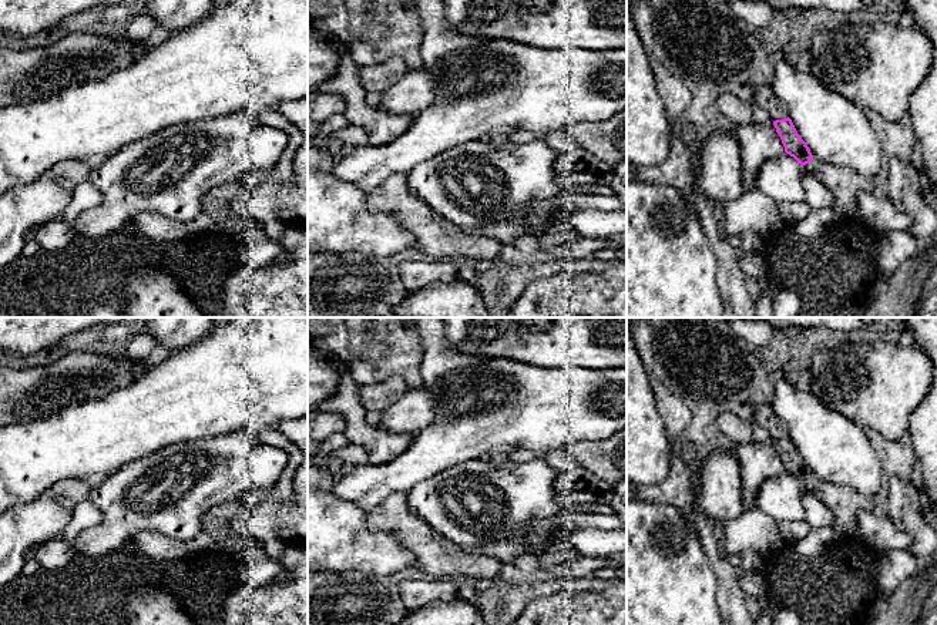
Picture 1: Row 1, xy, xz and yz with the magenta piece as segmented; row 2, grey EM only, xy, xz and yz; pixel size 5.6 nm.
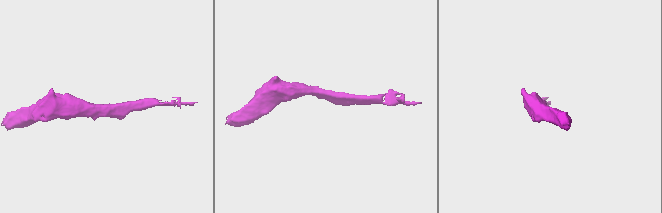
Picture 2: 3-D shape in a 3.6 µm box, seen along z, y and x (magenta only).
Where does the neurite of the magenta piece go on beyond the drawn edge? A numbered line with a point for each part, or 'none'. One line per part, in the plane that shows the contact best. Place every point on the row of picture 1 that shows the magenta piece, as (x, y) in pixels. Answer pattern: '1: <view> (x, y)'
none

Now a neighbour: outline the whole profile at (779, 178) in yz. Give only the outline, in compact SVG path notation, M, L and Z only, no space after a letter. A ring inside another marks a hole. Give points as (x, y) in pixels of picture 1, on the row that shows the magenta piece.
M783 152L762 164L758 171L755 189L770 198L775 204L806 201L802 184L802 165Z

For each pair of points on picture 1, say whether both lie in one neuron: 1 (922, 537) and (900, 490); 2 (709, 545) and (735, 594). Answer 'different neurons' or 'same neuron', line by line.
1: same neuron
2: same neuron

